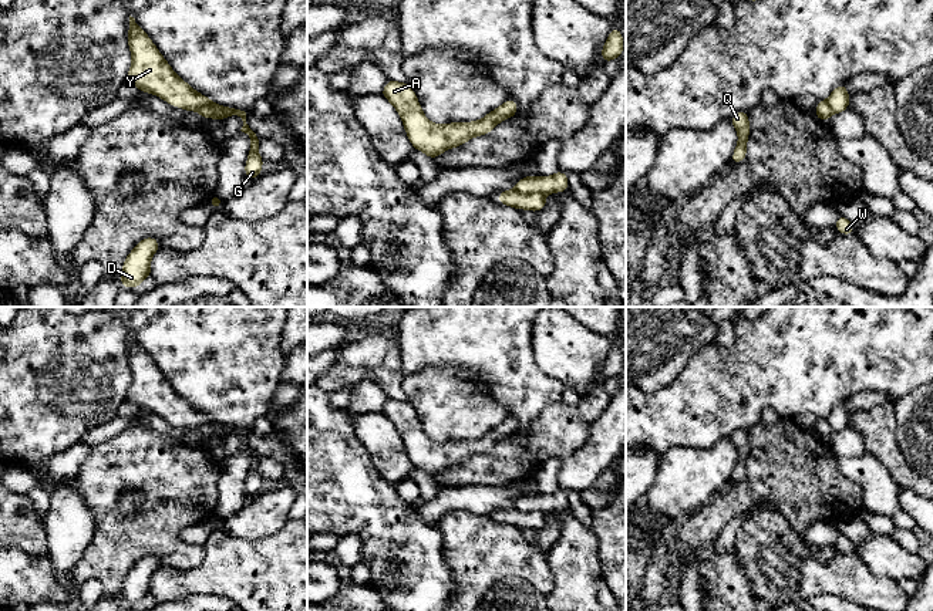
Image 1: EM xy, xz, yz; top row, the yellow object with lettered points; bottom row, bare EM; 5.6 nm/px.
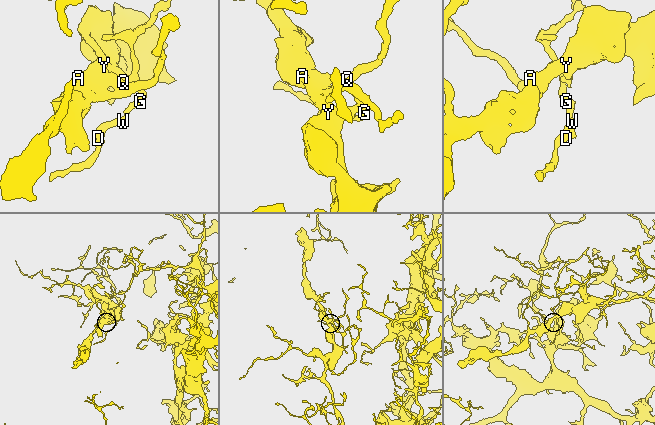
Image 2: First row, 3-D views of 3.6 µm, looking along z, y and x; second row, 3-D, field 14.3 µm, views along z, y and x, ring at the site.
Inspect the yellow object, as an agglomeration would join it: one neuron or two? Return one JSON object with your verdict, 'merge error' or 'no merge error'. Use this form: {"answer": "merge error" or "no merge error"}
{"answer": "merge error"}

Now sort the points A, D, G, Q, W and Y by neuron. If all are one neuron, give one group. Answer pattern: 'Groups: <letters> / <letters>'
Groups: A Q Y / D G W

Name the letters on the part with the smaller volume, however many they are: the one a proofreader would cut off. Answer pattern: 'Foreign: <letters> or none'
Foreign: D, G, W

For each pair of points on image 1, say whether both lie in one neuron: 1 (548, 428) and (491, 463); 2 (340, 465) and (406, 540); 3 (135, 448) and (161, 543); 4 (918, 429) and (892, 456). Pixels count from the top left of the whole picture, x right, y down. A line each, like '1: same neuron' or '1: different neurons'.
1: same neuron
2: same neuron
3: same neuron
4: different neurons

